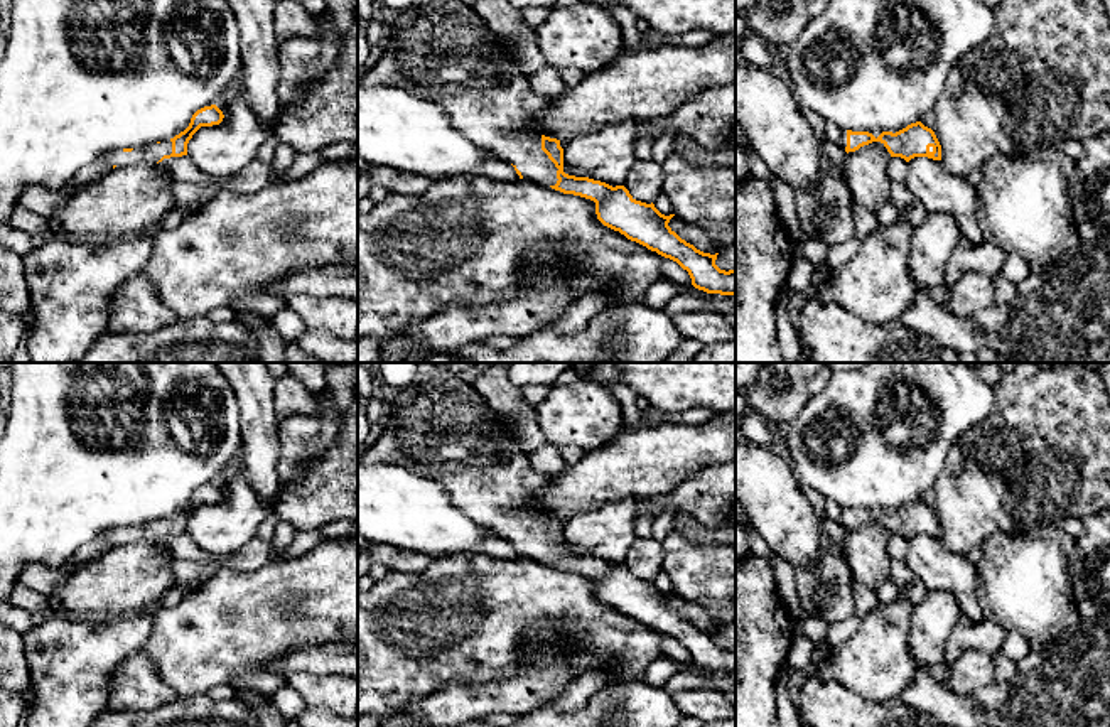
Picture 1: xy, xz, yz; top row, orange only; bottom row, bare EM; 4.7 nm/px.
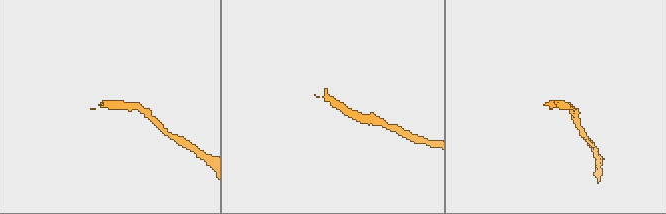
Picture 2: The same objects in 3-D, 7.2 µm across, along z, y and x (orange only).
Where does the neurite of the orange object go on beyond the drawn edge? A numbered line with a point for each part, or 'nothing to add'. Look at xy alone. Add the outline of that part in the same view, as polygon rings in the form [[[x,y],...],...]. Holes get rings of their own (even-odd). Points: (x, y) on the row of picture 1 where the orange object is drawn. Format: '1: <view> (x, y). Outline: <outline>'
1: xy (154, 152). Outline: [[[164,140],[160,143],[150,143],[142,148],[135,148],[132,152],[113,150],[101,157],[110,165],[123,167],[138,162],[152,162],[157,164],[164,155],[172,153],[172,142]]]

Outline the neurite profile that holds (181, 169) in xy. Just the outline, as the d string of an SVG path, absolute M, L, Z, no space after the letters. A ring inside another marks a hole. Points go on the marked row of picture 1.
M187 155L170 157L159 162L159 167L165 170L174 182L187 182L196 186L218 186L228 179L213 177L201 172Z

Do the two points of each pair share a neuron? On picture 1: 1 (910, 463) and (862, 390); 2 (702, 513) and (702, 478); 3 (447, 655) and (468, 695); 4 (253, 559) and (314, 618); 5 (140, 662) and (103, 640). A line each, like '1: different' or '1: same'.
1: same
2: same
3: different
4: different
5: different

